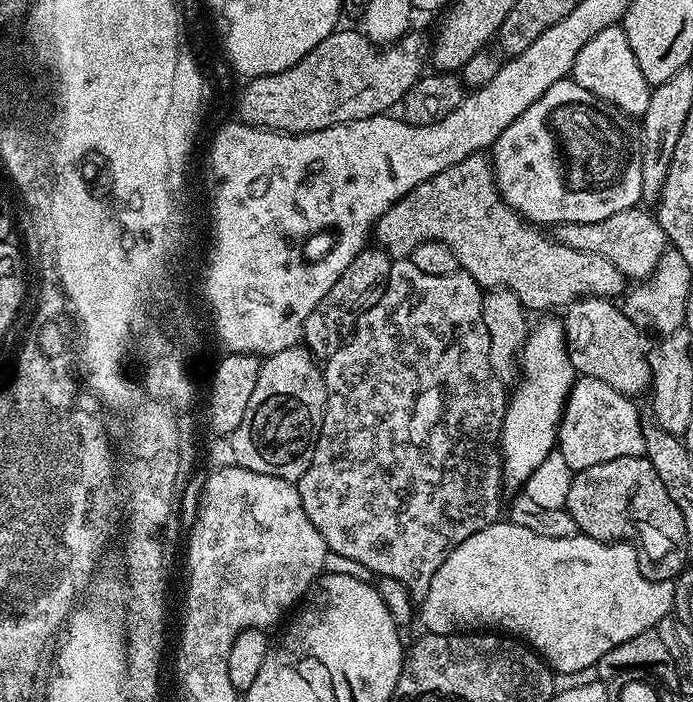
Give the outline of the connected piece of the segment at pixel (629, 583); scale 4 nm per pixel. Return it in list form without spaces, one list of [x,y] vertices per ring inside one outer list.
[[[497,522],[470,534],[470,538],[463,540],[457,548],[448,553],[442,566],[438,566],[434,578],[430,578],[430,590],[426,590],[426,598],[419,601],[418,620],[424,623],[422,626],[424,632],[434,634],[454,634],[458,630],[506,630],[507,635],[519,638],[533,649],[553,673],[572,674],[578,670],[595,668],[602,654],[614,650],[614,646],[622,646],[622,642],[630,642],[630,638],[635,638],[638,634],[653,631],[659,625],[660,619],[672,612],[673,598],[673,581],[646,578],[640,569],[637,549],[631,543],[595,540],[583,534],[570,538],[542,538],[542,534],[534,534],[534,530],[526,526],[514,526],[511,522]]]

